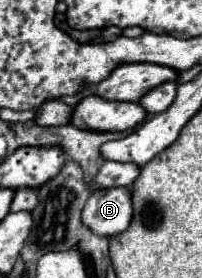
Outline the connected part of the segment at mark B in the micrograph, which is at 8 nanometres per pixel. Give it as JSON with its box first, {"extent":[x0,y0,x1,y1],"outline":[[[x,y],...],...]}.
{"extent":[81,187,133,237],"outline":[[[127,187],[93,191],[81,219],[97,235],[113,237],[123,233],[133,219],[131,191]]]}

